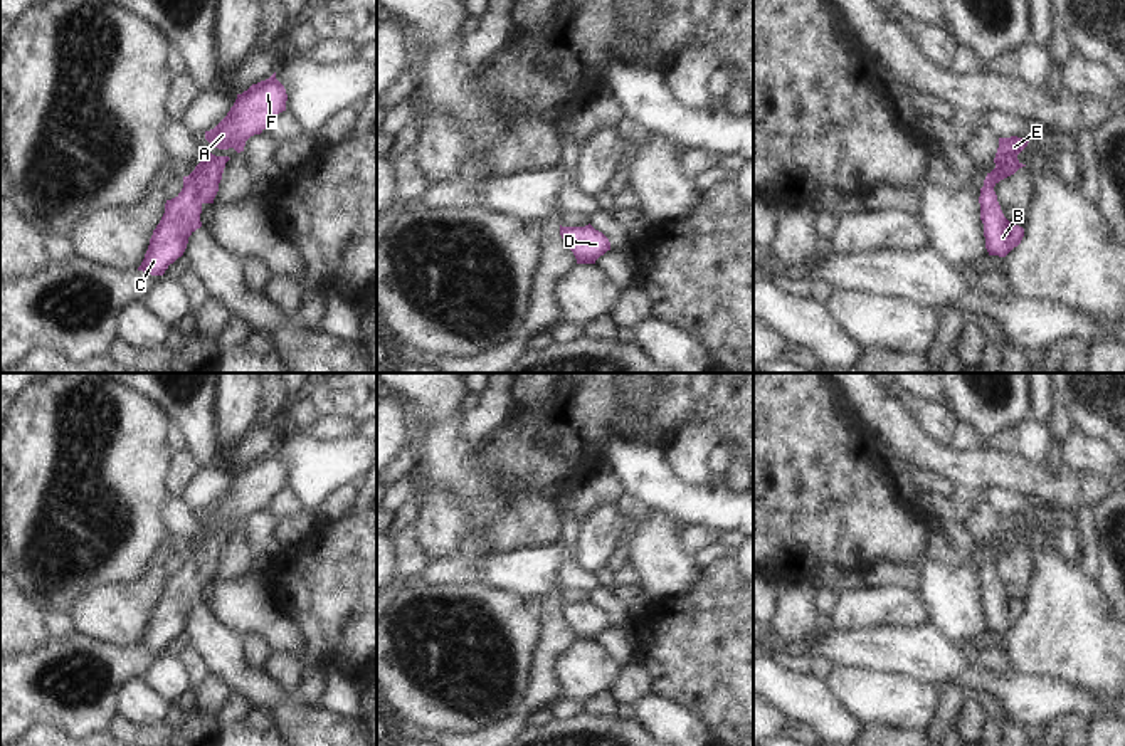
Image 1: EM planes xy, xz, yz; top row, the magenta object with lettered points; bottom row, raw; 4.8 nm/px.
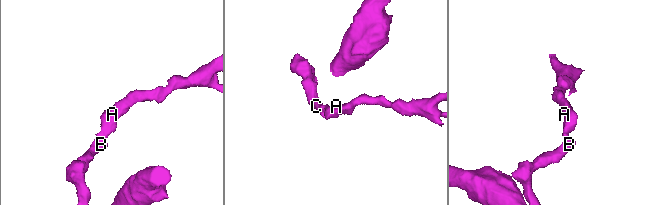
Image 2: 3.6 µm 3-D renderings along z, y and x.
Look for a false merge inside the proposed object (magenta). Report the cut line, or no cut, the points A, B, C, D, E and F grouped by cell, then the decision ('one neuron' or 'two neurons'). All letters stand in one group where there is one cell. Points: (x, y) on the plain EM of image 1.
cut none; groups A B C D E F; one neuron

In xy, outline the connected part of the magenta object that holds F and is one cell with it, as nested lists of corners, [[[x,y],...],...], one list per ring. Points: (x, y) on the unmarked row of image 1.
[[[274,449],[237,470],[227,492],[214,506],[205,507],[205,516],[219,526],[234,524],[240,529],[251,512],[261,511],[271,496],[286,487],[286,477],[286,465]]]

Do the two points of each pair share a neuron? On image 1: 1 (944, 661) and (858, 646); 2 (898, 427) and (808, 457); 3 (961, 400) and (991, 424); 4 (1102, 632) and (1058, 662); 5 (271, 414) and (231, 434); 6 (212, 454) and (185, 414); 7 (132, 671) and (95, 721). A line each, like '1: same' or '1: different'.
1: same
2: different
3: same
4: same
5: different
6: same
7: same

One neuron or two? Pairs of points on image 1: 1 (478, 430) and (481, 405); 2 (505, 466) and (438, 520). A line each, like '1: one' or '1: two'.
1: one
2: one

